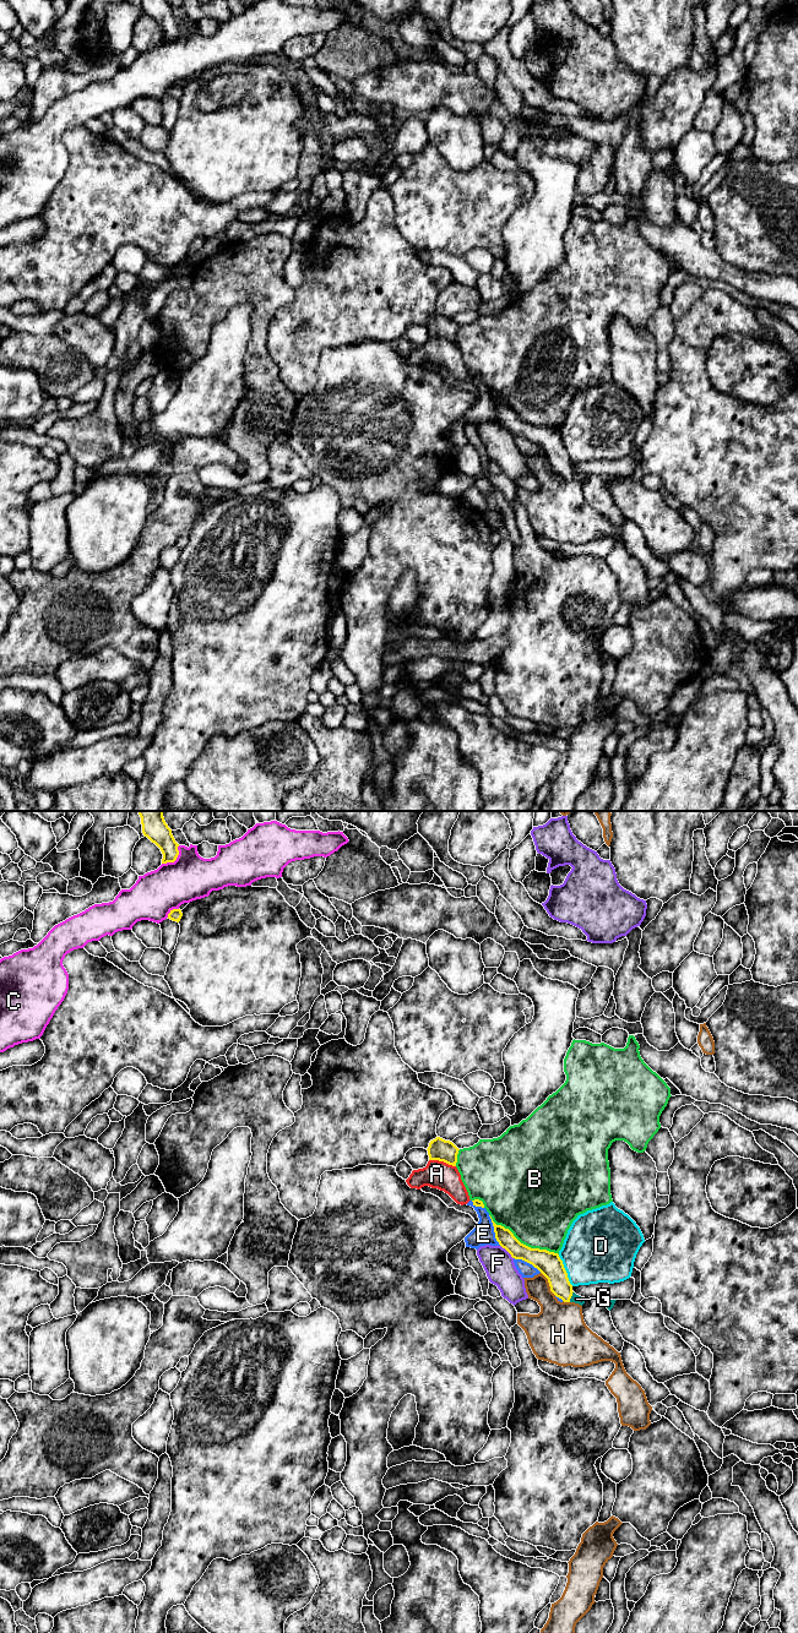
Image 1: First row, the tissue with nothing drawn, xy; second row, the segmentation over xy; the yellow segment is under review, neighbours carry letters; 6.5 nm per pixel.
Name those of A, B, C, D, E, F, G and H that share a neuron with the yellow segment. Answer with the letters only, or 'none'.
G

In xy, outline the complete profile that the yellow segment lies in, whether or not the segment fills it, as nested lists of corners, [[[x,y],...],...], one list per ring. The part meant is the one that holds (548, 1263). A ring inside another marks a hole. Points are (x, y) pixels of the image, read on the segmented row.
[[[492,1219],[495,1239],[512,1258],[522,1259],[537,1268],[547,1279],[550,1291],[564,1302],[583,1305],[586,1299],[572,1291],[568,1273],[558,1253],[547,1250],[531,1248],[521,1243],[514,1234],[501,1225],[496,1225]]]

